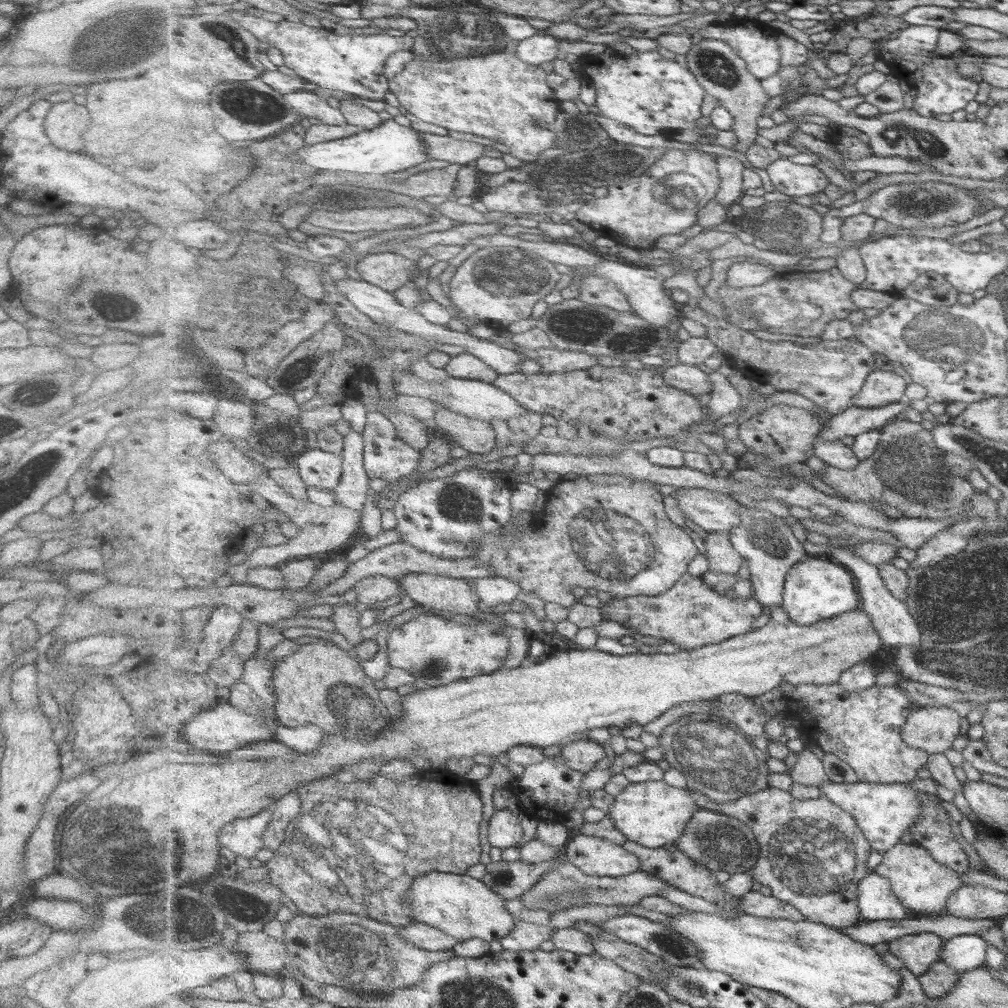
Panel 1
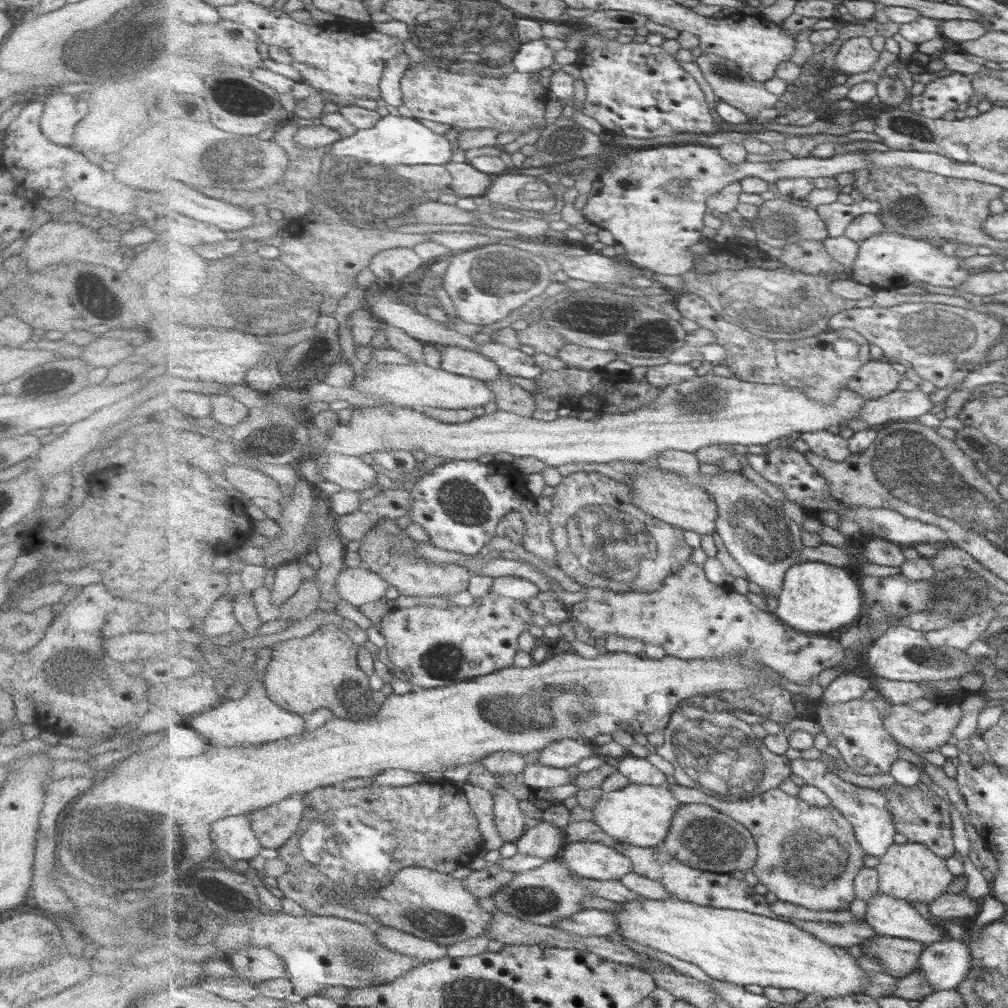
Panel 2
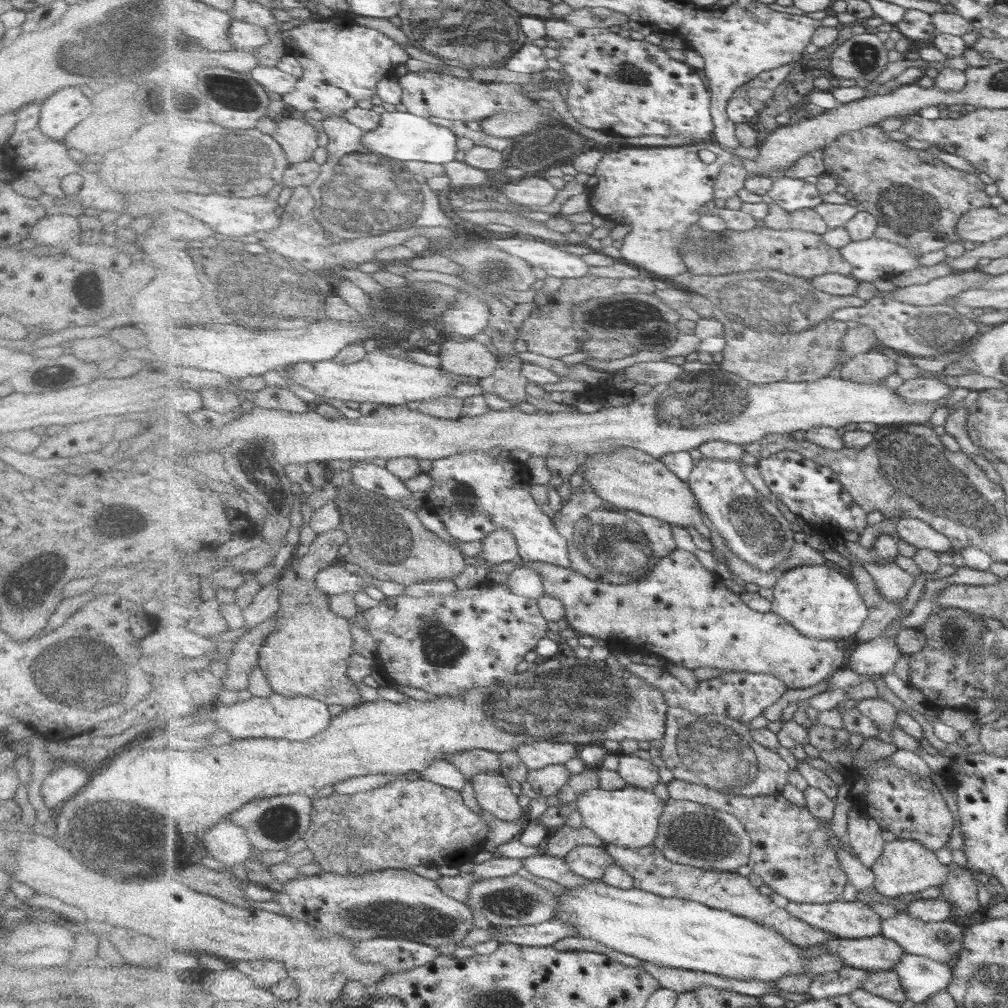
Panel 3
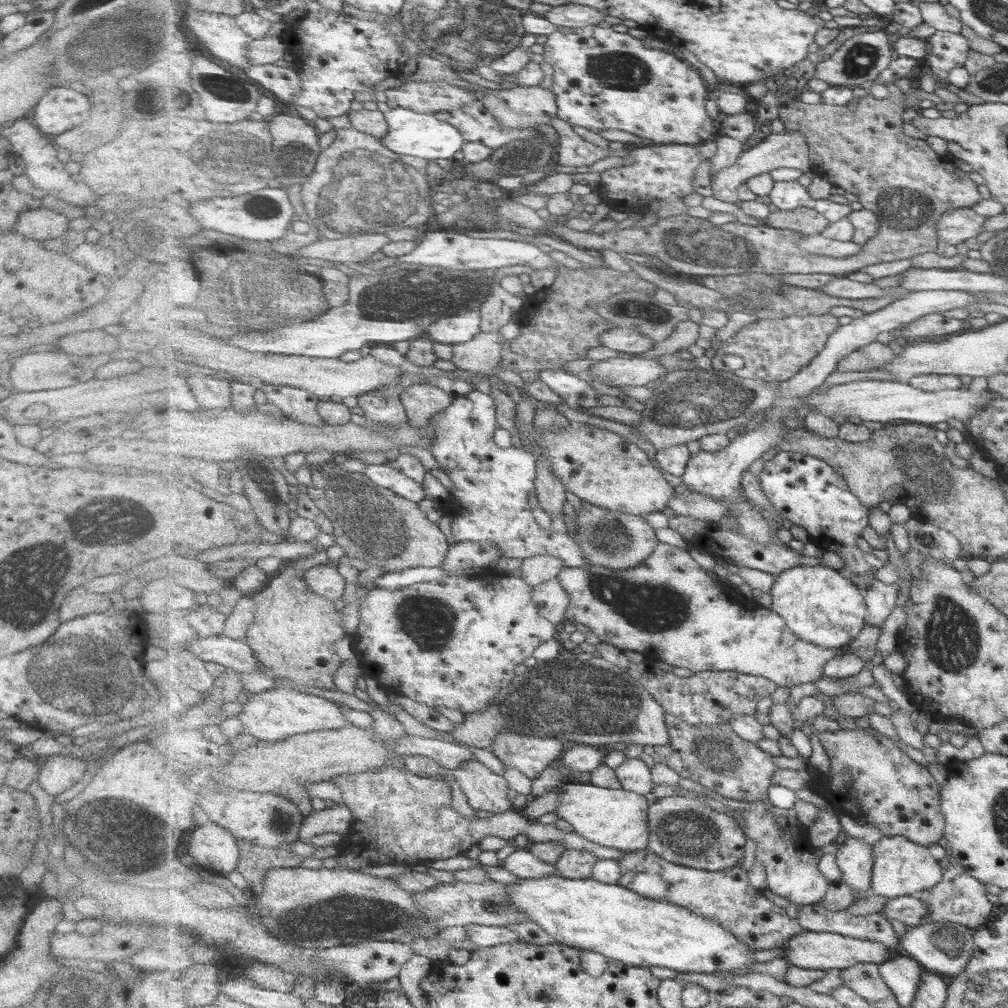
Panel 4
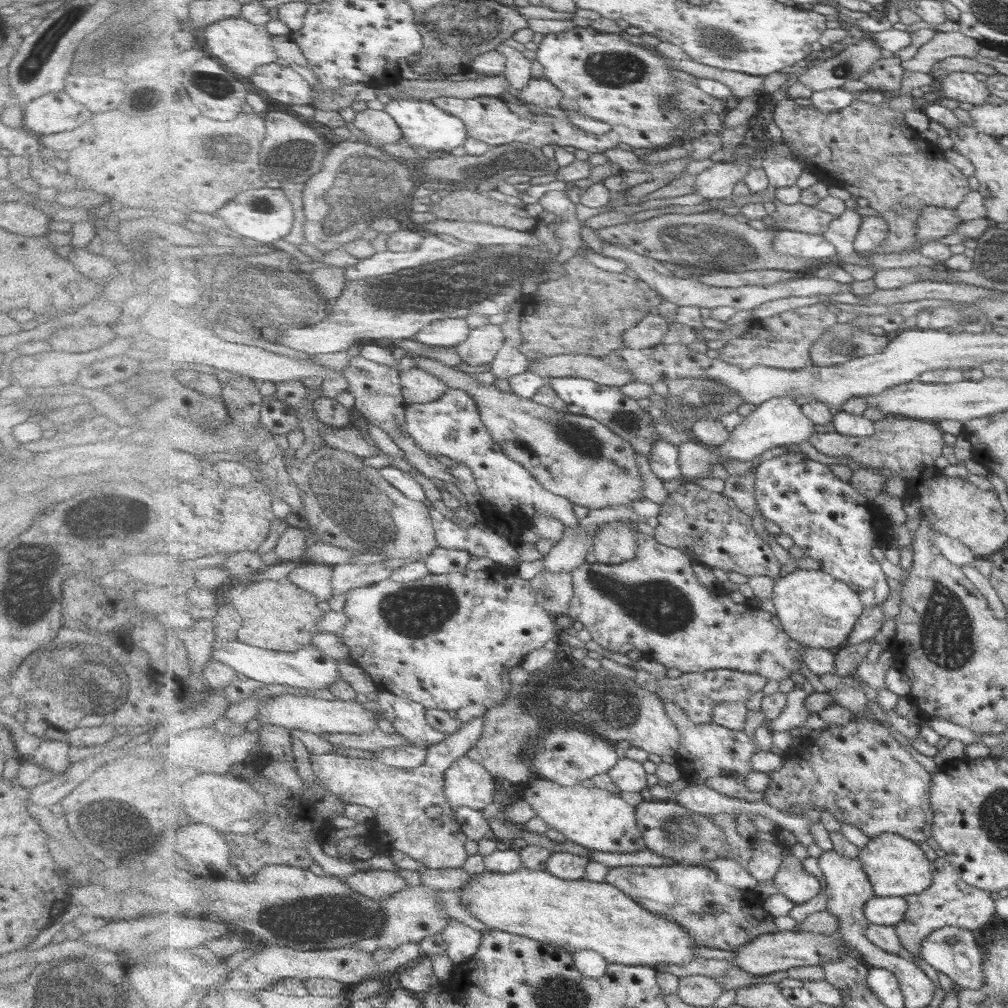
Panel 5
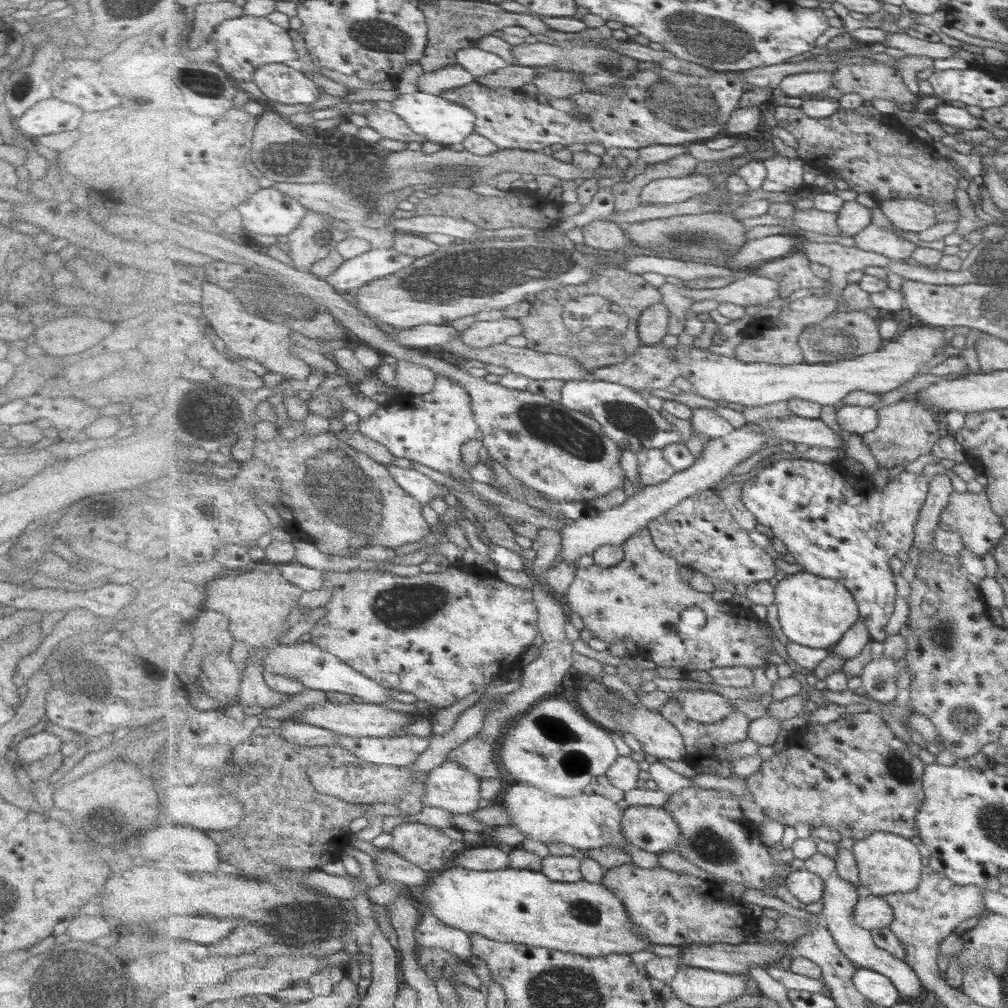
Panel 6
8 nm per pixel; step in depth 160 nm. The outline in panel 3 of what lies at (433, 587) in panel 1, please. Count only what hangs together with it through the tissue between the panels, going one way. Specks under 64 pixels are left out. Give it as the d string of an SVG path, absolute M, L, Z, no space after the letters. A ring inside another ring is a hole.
M353 481L339 486L338 503L343 516L343 530L348 533L351 553L345 556L348 563L358 564L361 571L366 571L377 579L393 580L402 584L430 582L432 580L452 579L466 570L466 555L452 542L445 542L438 534L428 530L420 520L418 512L404 506L402 501L391 499L386 495L365 489Z

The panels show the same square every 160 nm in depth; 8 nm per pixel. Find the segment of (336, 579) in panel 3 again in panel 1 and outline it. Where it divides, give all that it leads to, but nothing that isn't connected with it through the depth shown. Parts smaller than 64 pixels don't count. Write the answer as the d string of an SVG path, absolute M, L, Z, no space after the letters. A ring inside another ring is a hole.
M382 575L365 578L355 586L354 590L357 593L358 601L368 606L403 594L398 580Z

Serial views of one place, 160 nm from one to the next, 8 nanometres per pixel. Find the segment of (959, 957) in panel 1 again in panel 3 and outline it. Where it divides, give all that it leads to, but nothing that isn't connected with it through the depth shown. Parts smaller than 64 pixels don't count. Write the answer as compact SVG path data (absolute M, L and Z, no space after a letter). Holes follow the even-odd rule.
M906 953L895 966L905 993L915 1004L928 1002L941 990L946 990L954 978L954 964L944 964L926 956Z

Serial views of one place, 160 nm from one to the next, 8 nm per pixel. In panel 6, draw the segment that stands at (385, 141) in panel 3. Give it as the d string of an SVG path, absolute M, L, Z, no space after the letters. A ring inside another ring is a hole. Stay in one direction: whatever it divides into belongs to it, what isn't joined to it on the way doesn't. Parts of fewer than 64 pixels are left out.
M421 90L415 93L397 95L392 101L396 111L408 124L428 142L438 143L449 147L452 144L463 144L466 139L477 132L478 115L467 106Z

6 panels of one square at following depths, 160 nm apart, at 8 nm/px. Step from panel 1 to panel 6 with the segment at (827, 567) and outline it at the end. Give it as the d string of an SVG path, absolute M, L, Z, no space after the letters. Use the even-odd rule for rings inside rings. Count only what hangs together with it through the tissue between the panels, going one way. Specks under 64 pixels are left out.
M810 572L790 574L777 587L779 620L789 641L813 648L827 649L838 645L858 622L861 605L842 581Z

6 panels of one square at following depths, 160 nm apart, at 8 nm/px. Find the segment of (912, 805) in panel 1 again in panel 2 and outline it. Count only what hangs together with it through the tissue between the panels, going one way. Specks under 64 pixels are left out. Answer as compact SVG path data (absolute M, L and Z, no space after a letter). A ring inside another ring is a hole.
M798 759L792 761L792 766L793 774L804 778L808 785L821 788L833 800L833 805L838 807L850 822L853 822L858 840L865 847L867 854L881 858L889 853L890 847L896 844L894 838L899 832L894 822L893 811L889 810L889 798L886 798L884 790L860 787L847 782L837 773L832 772L824 760Z

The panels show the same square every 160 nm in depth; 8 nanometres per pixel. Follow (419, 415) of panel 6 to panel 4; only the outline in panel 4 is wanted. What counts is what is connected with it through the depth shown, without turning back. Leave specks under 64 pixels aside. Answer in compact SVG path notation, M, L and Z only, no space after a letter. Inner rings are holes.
M473 390L470 394L456 396L454 402L442 412L435 414L430 421L435 424L436 438L432 452L440 466L446 470L455 486L450 491L449 506L446 508L454 515L452 532L458 541L493 542L501 548L503 556L526 560L538 555L551 554L563 558L570 567L588 567L583 546L567 534L558 531L544 530L537 521L533 507L530 506L532 492L537 492L538 460L532 451L515 448L501 448L494 436L498 430L498 408L491 394Z

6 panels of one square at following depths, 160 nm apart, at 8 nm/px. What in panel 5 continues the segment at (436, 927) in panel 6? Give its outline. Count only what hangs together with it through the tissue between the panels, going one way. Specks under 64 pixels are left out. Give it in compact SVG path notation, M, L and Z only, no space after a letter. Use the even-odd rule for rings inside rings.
M452 919L447 927L441 933L447 943L447 953L458 966L462 966L479 953L484 932L474 930L457 919Z

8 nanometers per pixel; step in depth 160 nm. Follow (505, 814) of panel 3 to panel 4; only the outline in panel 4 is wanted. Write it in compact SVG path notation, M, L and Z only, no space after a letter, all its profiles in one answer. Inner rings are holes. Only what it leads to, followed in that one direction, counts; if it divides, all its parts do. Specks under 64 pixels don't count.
M478 759L464 762L454 771L454 775L476 810L486 810L497 815L512 808L513 804L508 800L508 780L492 772Z

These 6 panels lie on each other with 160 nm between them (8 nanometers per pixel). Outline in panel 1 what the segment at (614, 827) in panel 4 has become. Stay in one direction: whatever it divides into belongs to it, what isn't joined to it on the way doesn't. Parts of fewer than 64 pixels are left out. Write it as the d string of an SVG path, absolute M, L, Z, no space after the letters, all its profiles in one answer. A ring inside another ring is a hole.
M662 780L633 783L616 797L609 816L629 840L659 849L676 845L689 822L693 820L694 813L700 810L702 808L695 801L692 790L688 787L683 789L670 786Z

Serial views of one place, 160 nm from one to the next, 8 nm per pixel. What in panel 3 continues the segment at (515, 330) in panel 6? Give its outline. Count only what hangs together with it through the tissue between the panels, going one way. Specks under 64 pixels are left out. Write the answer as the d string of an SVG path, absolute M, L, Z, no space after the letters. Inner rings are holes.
M445 339L439 356L443 369L472 380L490 381L498 373L500 365L498 355L490 352L488 345L480 340L458 342Z

